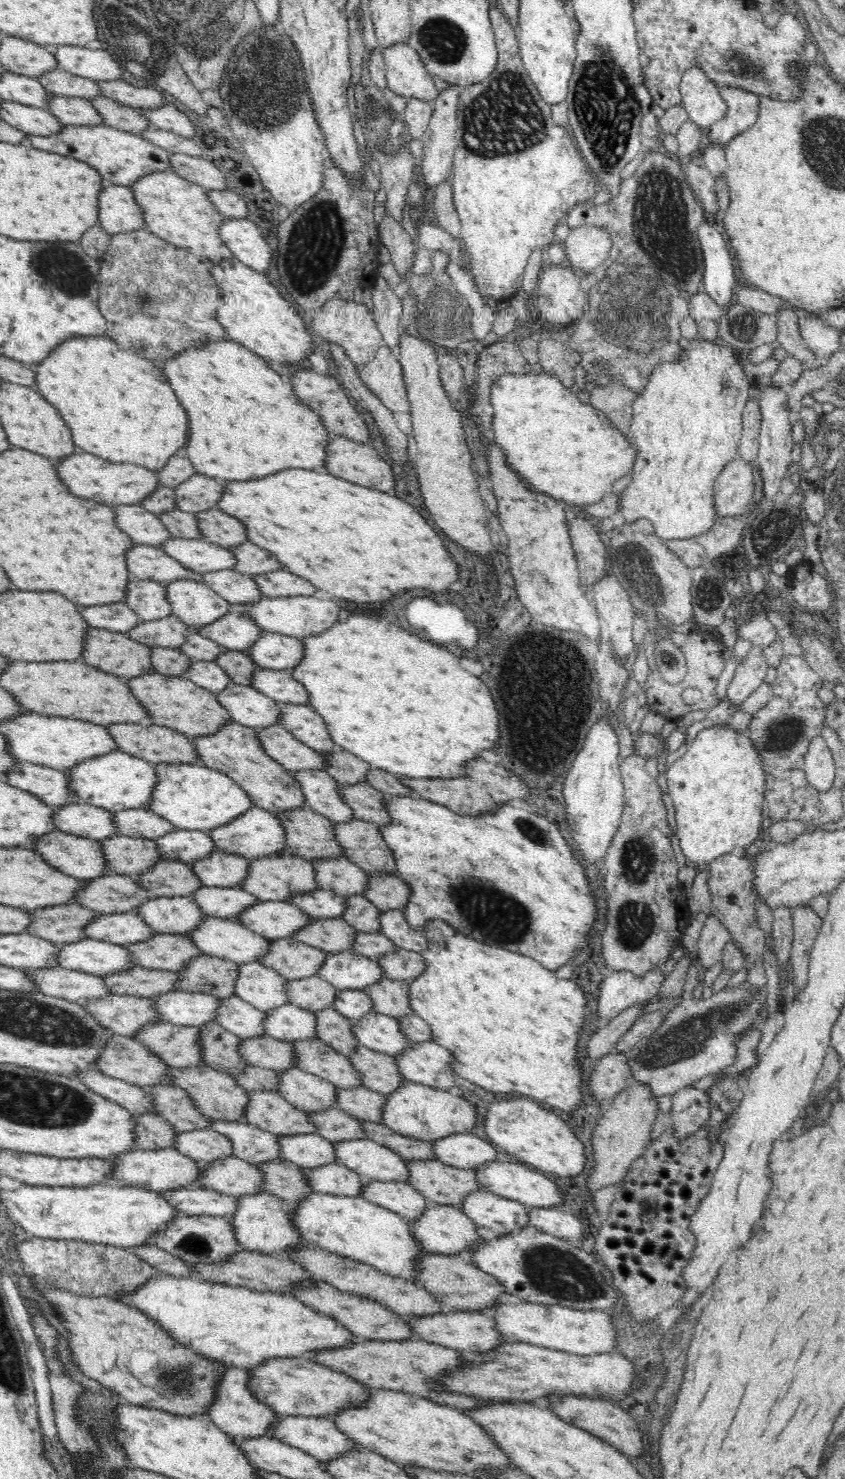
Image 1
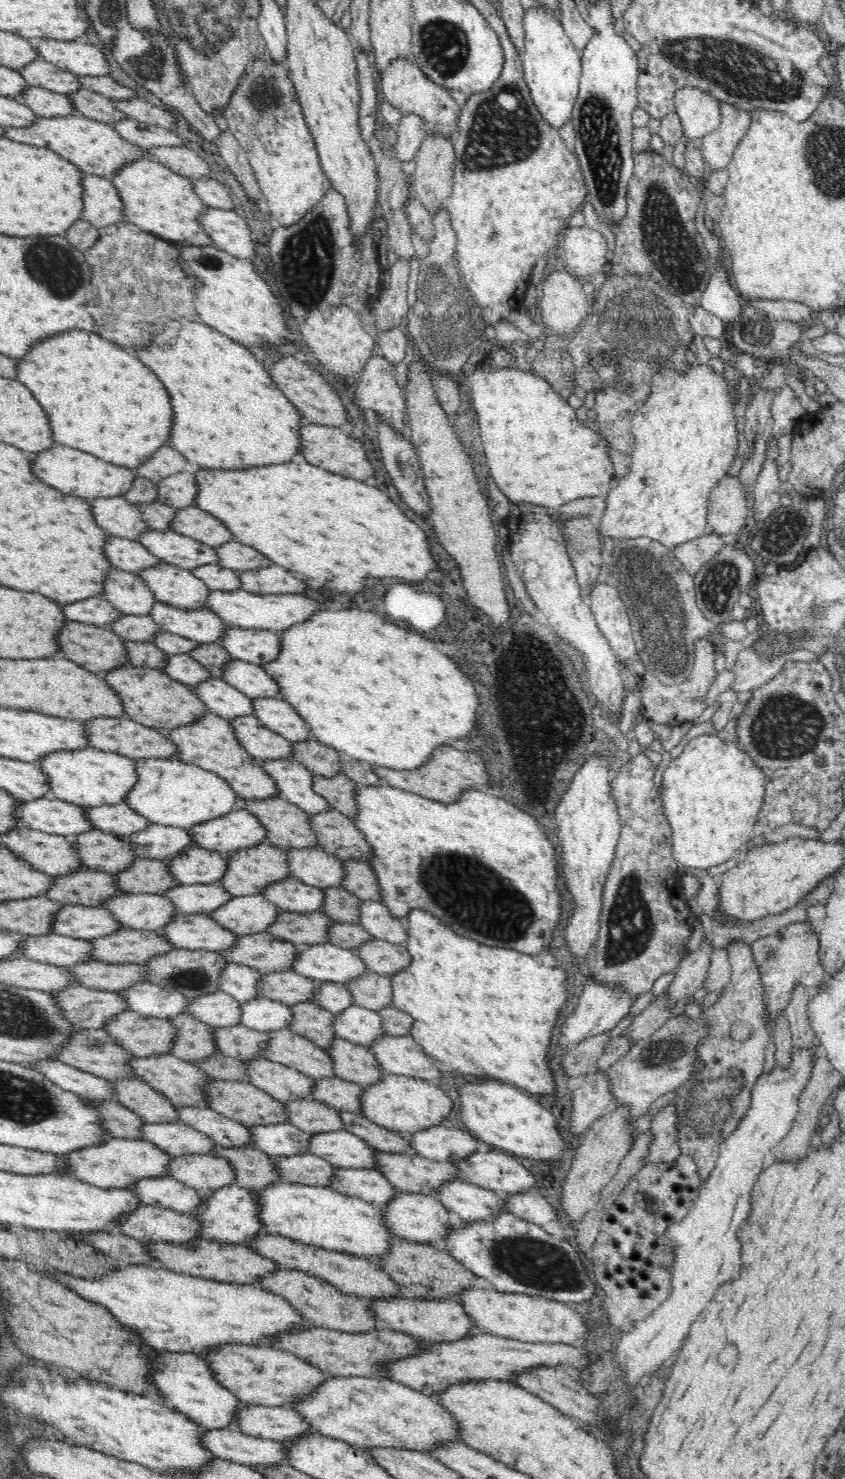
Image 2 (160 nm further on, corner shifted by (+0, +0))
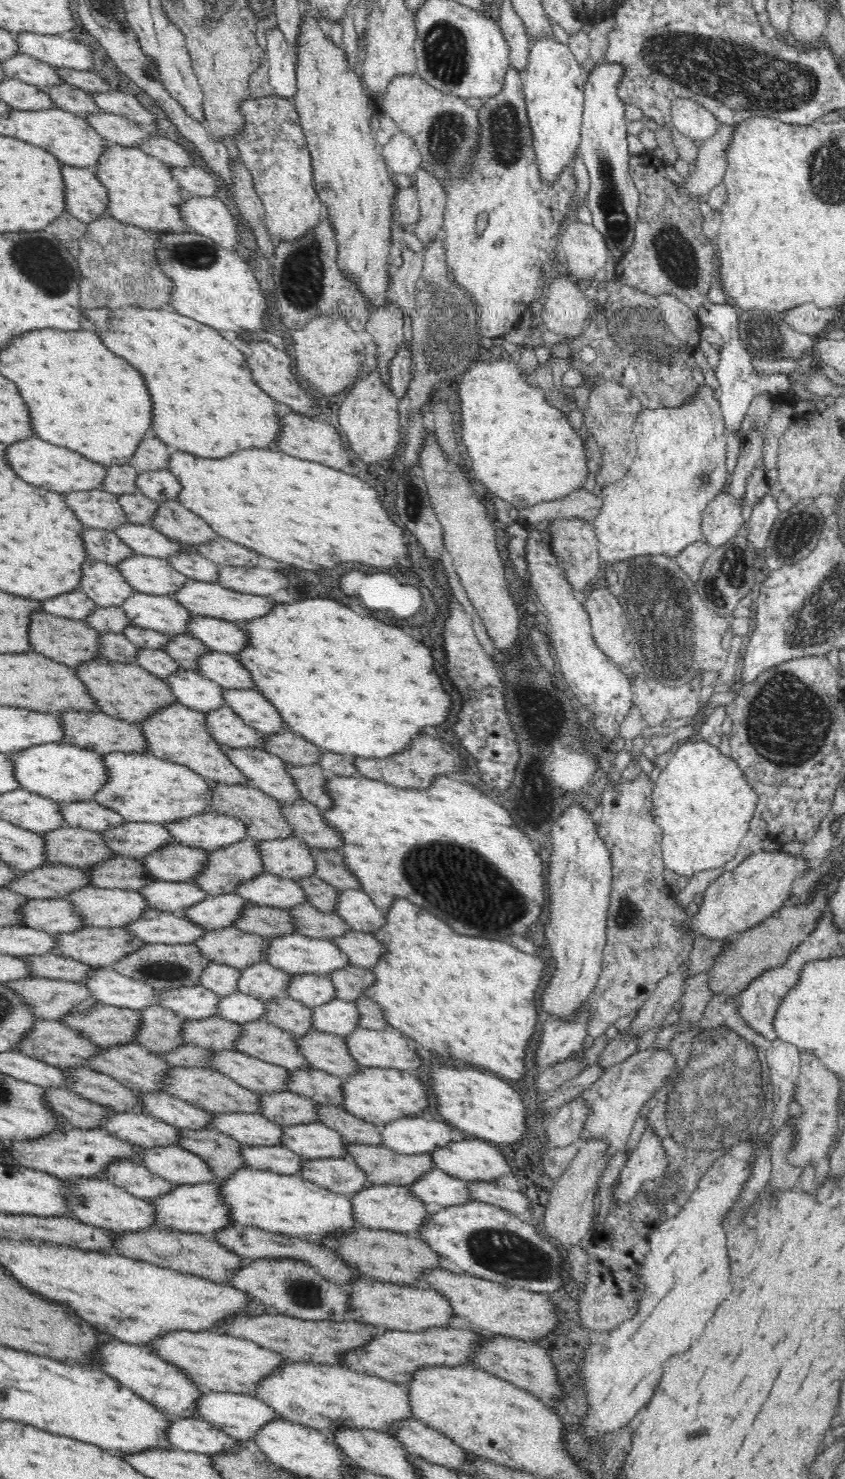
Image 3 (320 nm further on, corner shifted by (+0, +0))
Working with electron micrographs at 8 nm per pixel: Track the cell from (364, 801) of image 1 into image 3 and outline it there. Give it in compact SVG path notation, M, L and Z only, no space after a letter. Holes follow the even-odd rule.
M284 761L284 767L292 777L294 787L300 791L301 798L311 802L319 810L330 808L332 799L324 789L326 772L319 764L292 764Z

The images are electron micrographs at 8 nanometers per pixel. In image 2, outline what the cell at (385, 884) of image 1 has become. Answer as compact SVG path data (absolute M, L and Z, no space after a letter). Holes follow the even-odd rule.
M352 859L342 860L345 876L341 887L354 894L362 901L380 901L382 902L379 885L371 870L371 866L364 861Z

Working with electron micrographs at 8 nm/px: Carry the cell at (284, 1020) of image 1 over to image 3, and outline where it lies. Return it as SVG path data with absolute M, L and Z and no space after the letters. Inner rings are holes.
M240 991L220 996L217 1005L217 1016L234 1021L239 1024L242 1022L250 1022L263 1020L263 1015L266 1013L265 1002L255 996L241 993Z

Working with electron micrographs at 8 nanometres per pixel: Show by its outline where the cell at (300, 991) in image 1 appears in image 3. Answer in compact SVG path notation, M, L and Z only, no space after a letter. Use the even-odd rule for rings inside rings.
M265 961L254 962L250 966L239 969L240 978L236 982L236 990L246 993L264 1002L286 995L286 986L290 973L284 972Z

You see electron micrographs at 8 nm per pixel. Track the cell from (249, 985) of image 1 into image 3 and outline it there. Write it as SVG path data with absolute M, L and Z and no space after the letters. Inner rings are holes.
M210 962L202 970L198 984L214 991L220 997L237 991L236 982L238 982L238 978L240 978L239 969L227 964Z

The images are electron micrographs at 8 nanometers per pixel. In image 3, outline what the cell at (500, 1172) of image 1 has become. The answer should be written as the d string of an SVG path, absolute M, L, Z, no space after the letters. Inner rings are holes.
M457 1135L448 1144L434 1148L429 1155L435 1169L467 1182L490 1182L500 1176L512 1176L512 1168L496 1148L487 1141L470 1138Z

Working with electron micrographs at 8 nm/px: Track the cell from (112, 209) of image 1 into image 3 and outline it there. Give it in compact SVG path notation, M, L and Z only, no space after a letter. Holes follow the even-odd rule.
M61 165L64 181L64 210L82 222L92 222L108 206L107 188L94 177L91 167Z

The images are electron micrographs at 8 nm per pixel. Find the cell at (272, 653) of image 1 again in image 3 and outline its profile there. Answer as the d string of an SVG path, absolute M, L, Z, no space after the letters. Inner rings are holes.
M191 614L186 634L200 640L209 650L236 654L248 644L248 635L236 623L211 616Z

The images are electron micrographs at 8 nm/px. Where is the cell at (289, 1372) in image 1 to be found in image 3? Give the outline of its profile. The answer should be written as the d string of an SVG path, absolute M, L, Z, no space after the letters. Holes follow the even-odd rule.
M185 1329L172 1330L172 1332L166 1332L166 1334L160 1334L160 1336L156 1336L156 1339L149 1341L146 1344L146 1346L147 1348L150 1348L151 1352L153 1352L153 1354L156 1354L163 1362L168 1362L169 1364L176 1366L183 1374L185 1374L187 1378L189 1378L191 1382L193 1382L194 1385L199 1386L202 1392L204 1393L216 1391L216 1392L230 1392L234 1394L248 1393L253 1395L255 1387L260 1383L260 1380L262 1378L268 1377L271 1373L274 1373L275 1369L277 1367L280 1367L283 1364L283 1362L288 1362L288 1360L283 1360L278 1354L270 1352L264 1348L261 1348L261 1346L253 1344L248 1340L238 1339L236 1337L230 1336L228 1334L223 1334L222 1332L215 1330L206 1330L198 1332Z

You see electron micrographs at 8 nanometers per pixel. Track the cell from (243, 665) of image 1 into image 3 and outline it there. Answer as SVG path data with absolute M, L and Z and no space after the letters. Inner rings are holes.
M174 634L168 637L168 642L161 647L164 653L174 659L181 669L196 671L198 656L209 650L204 643L190 634Z

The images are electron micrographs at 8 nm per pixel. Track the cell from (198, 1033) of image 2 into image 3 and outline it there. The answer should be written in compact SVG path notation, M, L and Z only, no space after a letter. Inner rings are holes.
M158 1005L141 1009L136 1026L134 1043L153 1052L170 1052L178 1044L185 1044L180 1037L182 1019L168 1008Z

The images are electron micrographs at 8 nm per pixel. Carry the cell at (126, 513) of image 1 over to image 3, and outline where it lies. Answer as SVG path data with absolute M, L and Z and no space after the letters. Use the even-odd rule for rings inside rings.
M100 489L76 491L62 494L64 504L68 505L83 527L114 530L127 521L116 496Z

